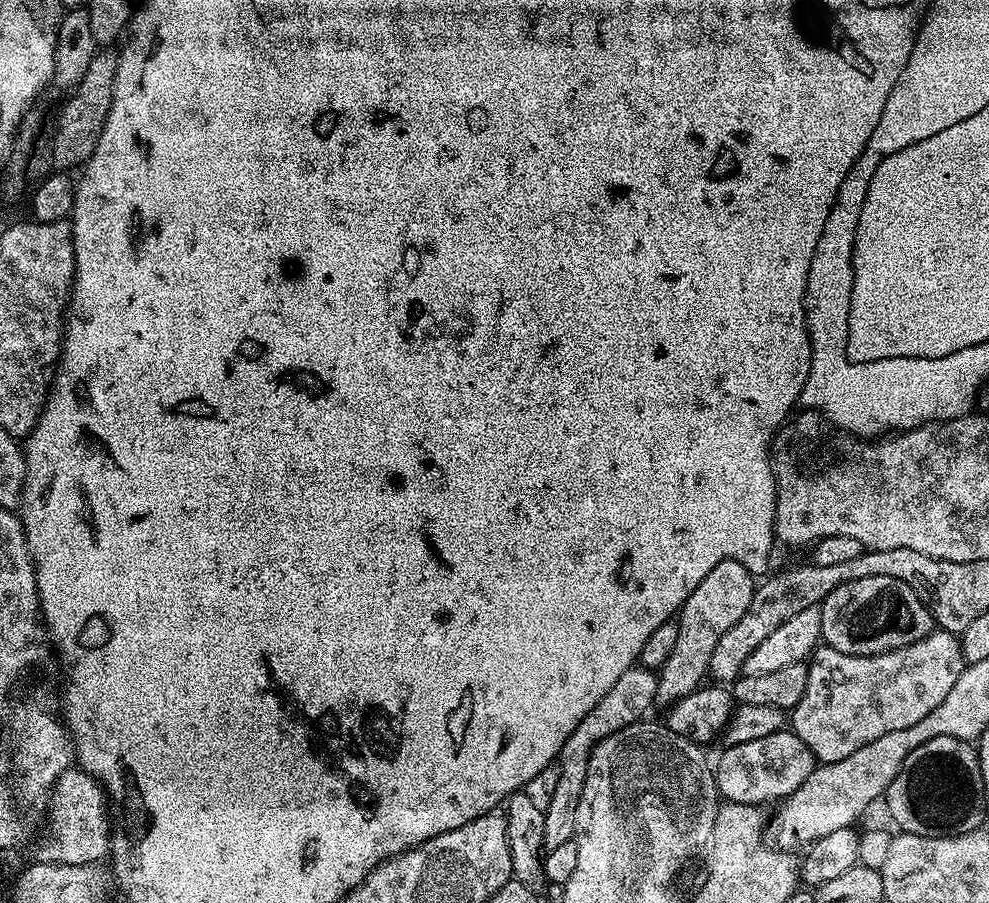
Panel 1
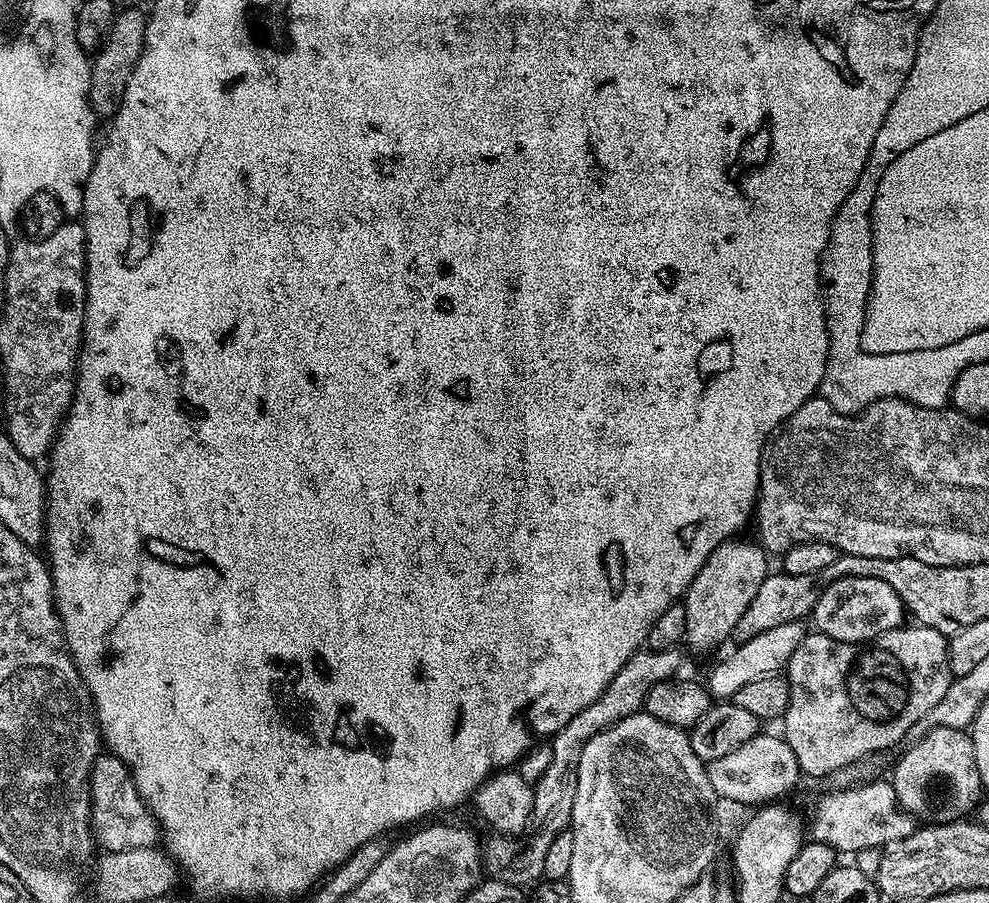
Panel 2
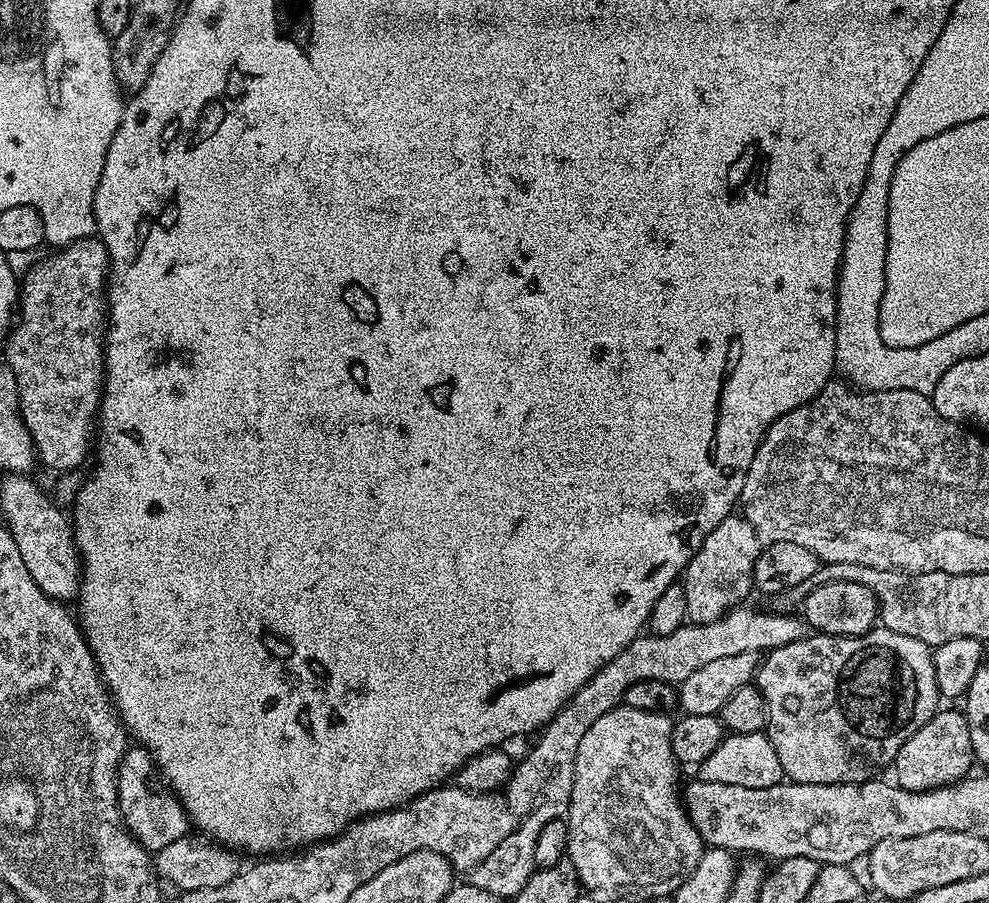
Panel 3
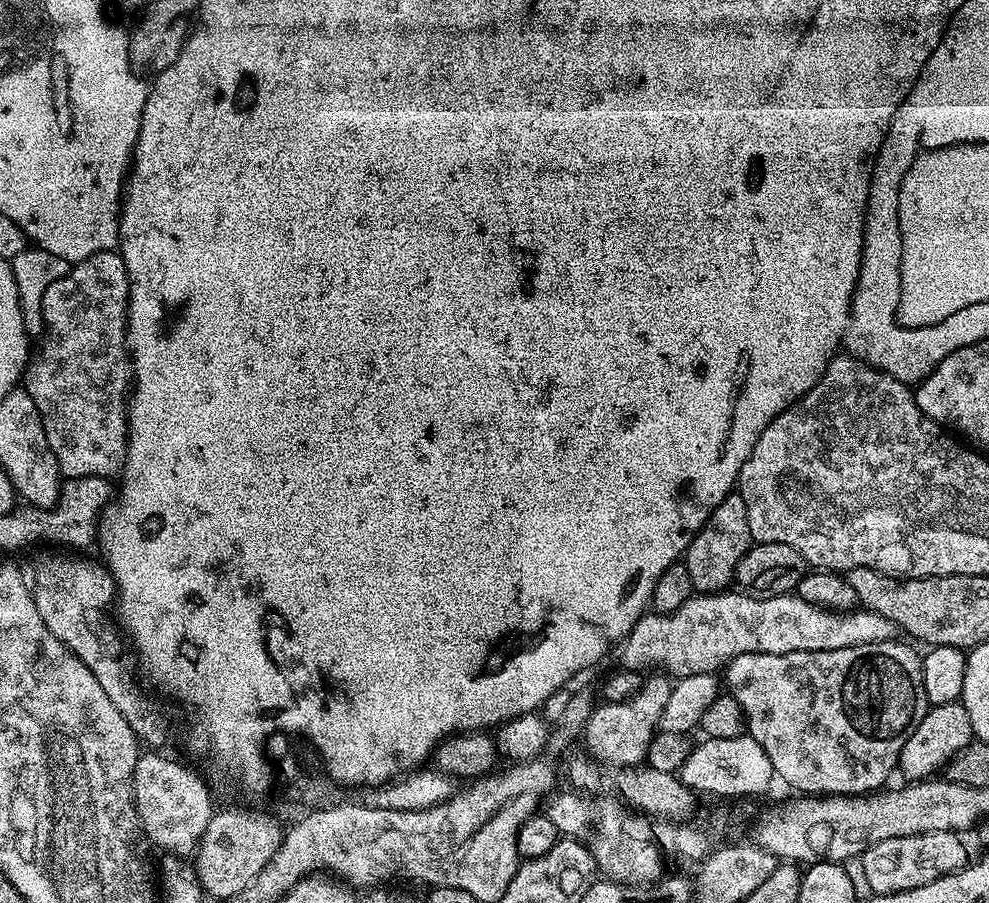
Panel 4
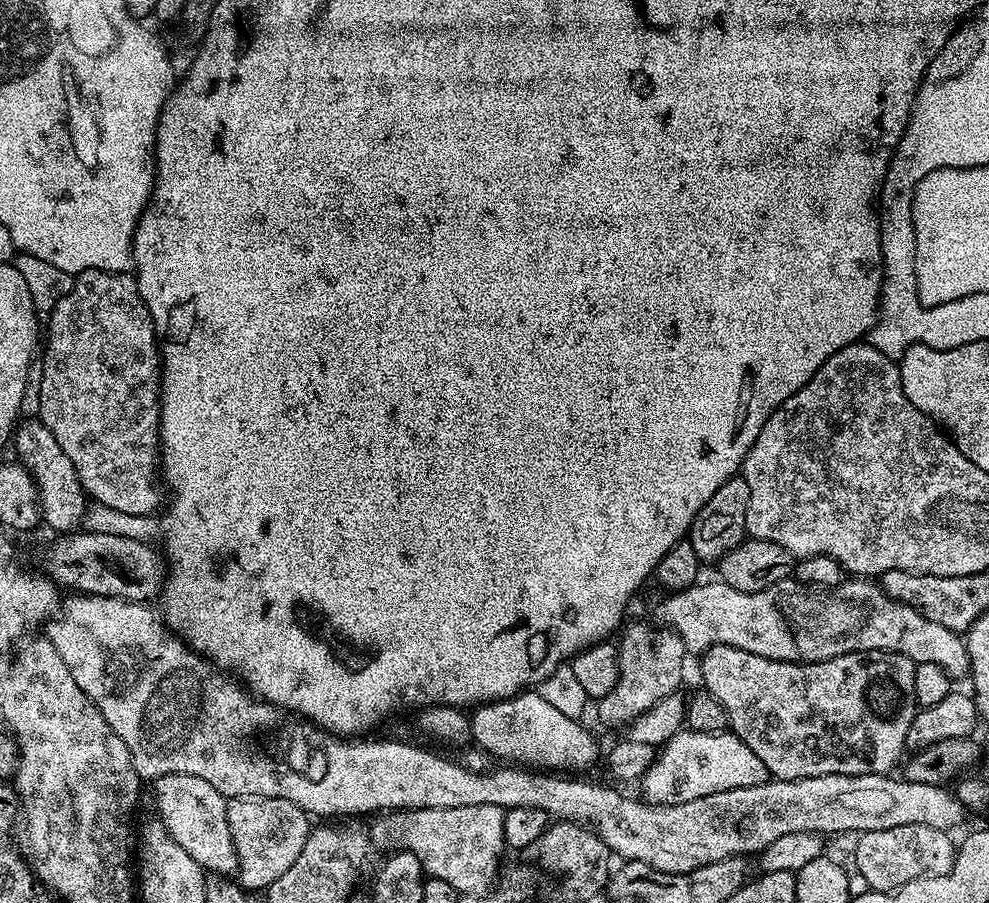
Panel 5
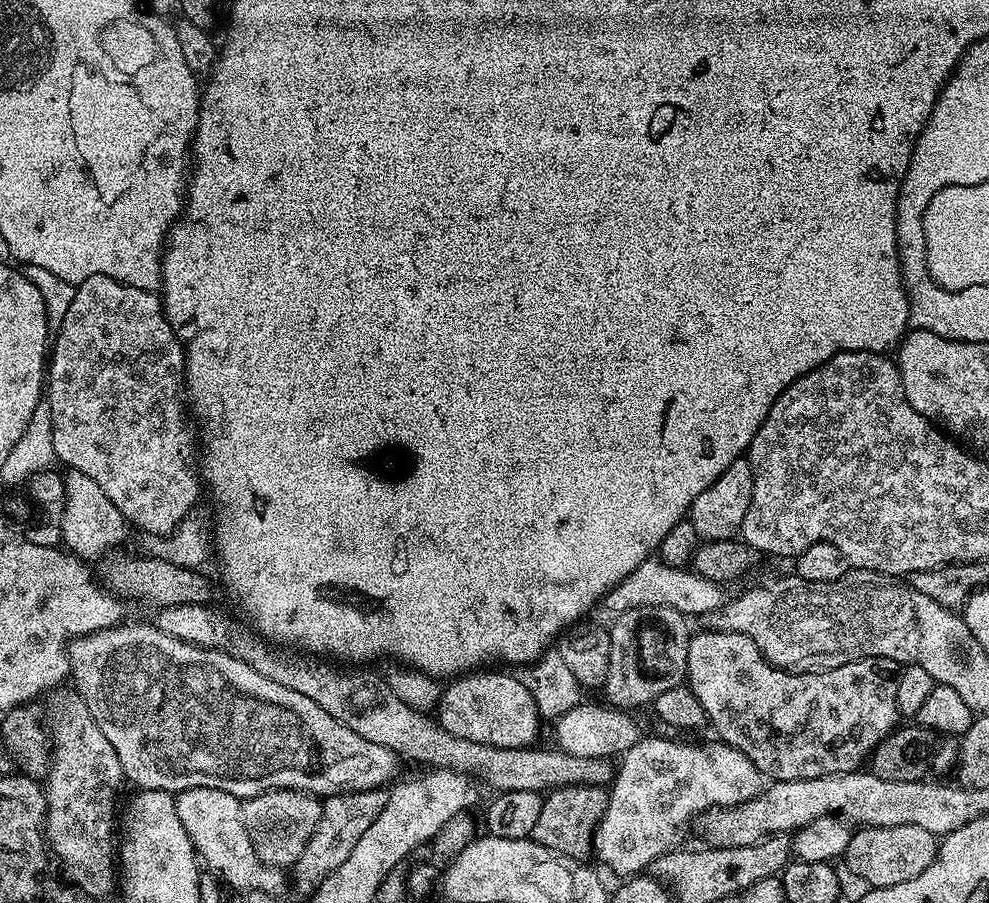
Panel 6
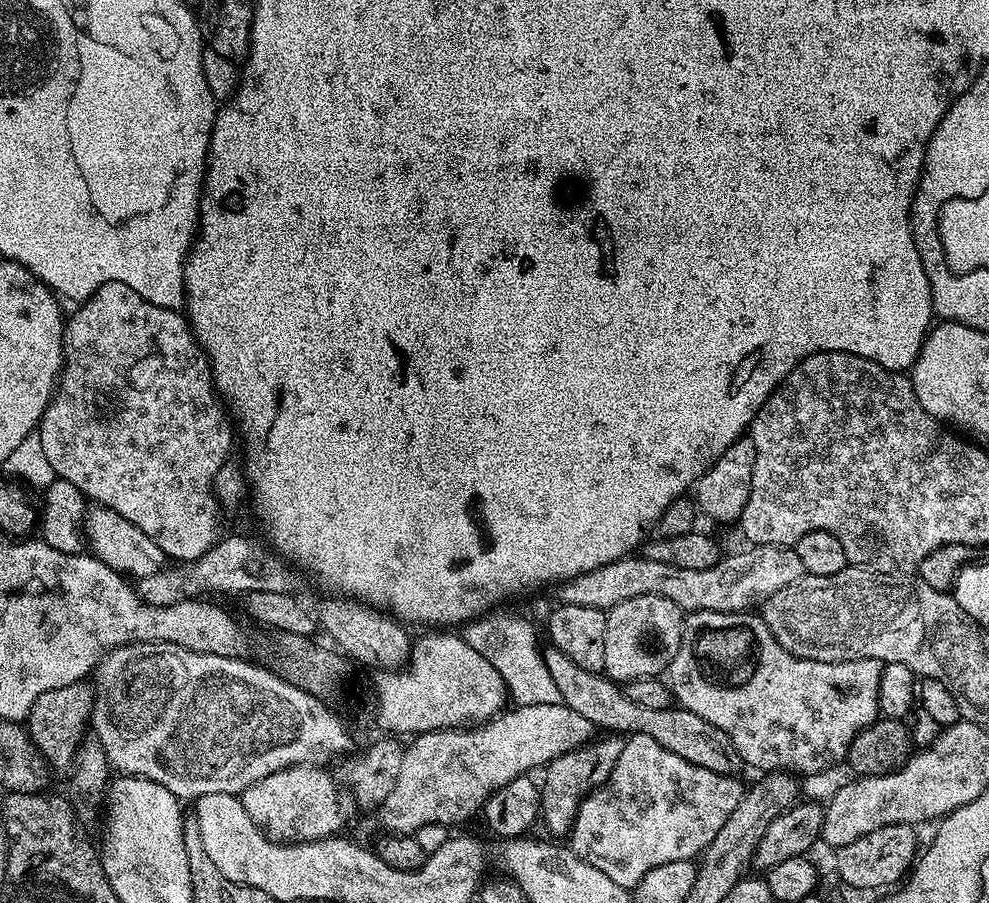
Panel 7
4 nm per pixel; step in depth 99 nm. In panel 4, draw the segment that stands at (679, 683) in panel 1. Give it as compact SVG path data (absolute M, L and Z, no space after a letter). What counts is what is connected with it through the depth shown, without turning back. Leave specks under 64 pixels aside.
M734 490L722 498L722 502L718 502L683 557L682 563L690 570L693 589L700 594L725 591L735 581L738 562L742 562L753 543L750 522L746 518L746 502L740 497L739 491Z

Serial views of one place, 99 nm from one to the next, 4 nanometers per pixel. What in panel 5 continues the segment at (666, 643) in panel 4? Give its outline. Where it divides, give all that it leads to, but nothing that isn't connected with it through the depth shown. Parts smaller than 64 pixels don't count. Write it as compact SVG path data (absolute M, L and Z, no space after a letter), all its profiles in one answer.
M789 578L778 582L774 586L770 586L766 590L758 590L757 592L743 592L742 590L734 590L730 586L726 586L723 582L715 582L716 584L704 584L705 582L697 582L691 588L686 588L682 592L675 592L667 595L666 600L662 601L656 608L655 619L659 621L663 627L671 628L676 633L676 637L684 643L685 649L689 653L703 654L714 646L734 646L746 650L750 654L758 654L762 658L770 658L771 660L785 660L791 664L813 664L814 662L822 662L830 658L838 658L842 654L854 654L855 652L899 652L900 655L910 658L912 663L918 664L937 664L940 669L947 672L949 677L956 676L967 677L970 669L968 666L968 646L965 637L958 632L946 630L946 626L938 626L938 622L930 622L930 618L926 618L918 610L914 610L908 604L904 604L900 600L895 600L893 596L888 596L880 589L879 583L873 582L868 578L848 578L844 583L839 584L834 590L825 590L823 588L813 588L809 585L800 583L795 578Z

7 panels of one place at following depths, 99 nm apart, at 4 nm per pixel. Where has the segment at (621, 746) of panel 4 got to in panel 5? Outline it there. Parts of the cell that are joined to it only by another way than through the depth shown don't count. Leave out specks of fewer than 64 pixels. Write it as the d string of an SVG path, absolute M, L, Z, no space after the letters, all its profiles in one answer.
M656 622L651 623L632 624L619 633L621 636L616 653L616 685L614 690L610 690L610 694L606 694L594 704L604 724L627 726L642 714L646 714L650 706L673 695L679 689L676 687L680 684L680 675L684 672L684 656L686 657L684 643L676 637L671 628Z

